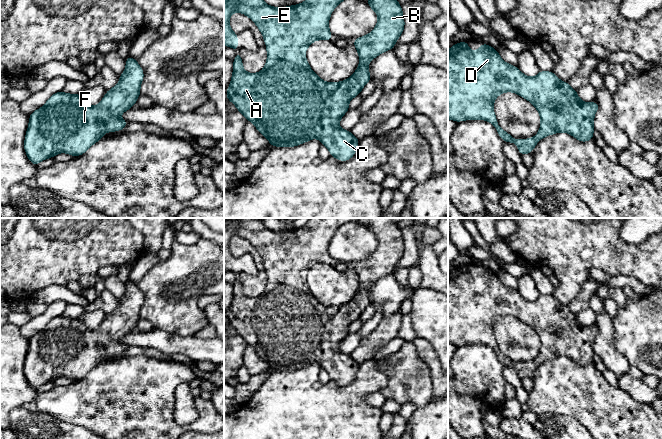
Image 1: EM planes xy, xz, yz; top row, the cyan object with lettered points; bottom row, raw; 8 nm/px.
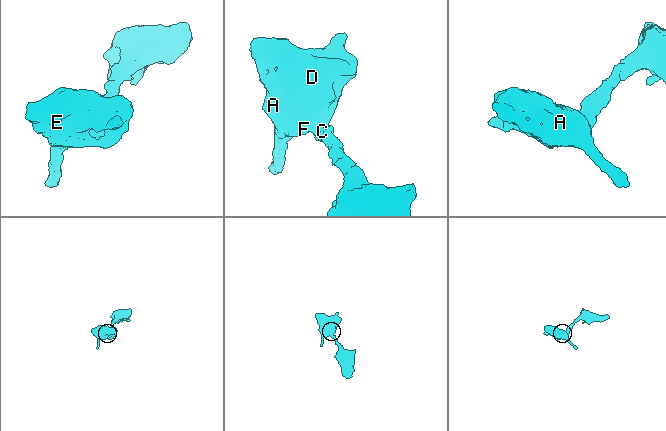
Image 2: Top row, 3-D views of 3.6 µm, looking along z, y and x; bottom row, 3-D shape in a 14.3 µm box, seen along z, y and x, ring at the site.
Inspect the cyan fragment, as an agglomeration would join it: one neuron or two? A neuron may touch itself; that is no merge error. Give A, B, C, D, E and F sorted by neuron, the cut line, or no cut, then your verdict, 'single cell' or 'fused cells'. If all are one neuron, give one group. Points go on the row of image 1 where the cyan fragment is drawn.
groups A B C D E F; cut none; single cell

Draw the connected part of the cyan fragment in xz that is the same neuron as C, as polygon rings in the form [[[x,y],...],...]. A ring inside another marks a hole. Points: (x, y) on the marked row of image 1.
[[[224,0],[224,46],[233,48],[237,53],[233,60],[233,73],[229,88],[226,90],[227,100],[231,101],[247,121],[252,122],[258,132],[265,136],[269,145],[274,147],[295,147],[311,139],[320,139],[330,155],[339,161],[350,160],[359,146],[359,139],[349,130],[339,127],[340,119],[349,110],[349,101],[357,97],[364,86],[372,80],[369,73],[369,62],[380,54],[393,49],[404,31],[405,21],[402,6],[398,0],[369,0],[368,6],[377,14],[375,28],[367,35],[354,38],[354,47],[359,54],[359,66],[351,77],[341,82],[323,81],[309,66],[305,57],[307,48],[317,40],[332,41],[329,30],[329,19],[338,4],[344,0],[305,0],[304,2],[286,7],[272,7],[263,0]],[[234,12],[249,17],[263,35],[267,50],[264,68],[258,73],[248,73],[238,51],[238,34],[230,27],[229,20]]]

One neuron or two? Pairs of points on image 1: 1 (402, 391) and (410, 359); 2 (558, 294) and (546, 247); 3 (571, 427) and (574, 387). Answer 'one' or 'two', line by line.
1: one
2: one
3: two

